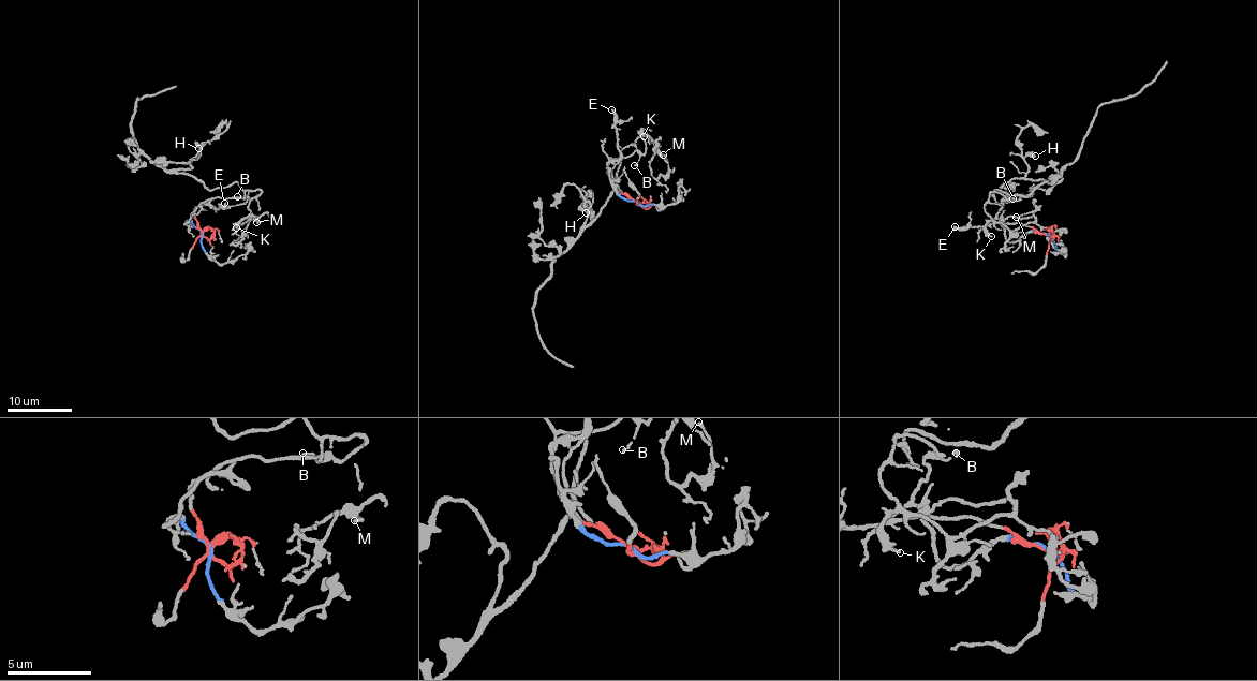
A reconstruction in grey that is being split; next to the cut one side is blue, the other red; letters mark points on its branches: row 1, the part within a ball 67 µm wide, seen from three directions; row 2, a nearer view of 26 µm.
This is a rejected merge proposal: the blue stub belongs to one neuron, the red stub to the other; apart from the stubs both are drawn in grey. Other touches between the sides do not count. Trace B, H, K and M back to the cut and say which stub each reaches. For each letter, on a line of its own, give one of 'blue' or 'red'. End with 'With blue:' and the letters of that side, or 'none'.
B: red
H: red
K: red
M: red
With blue: none

